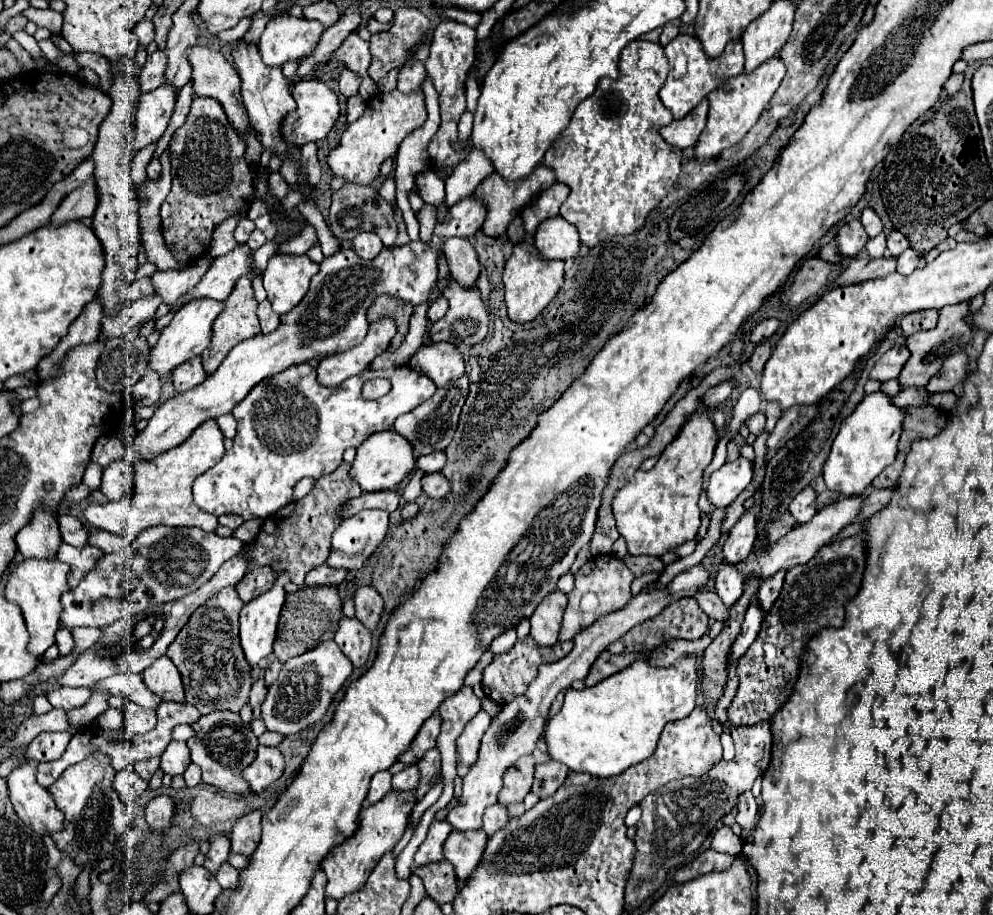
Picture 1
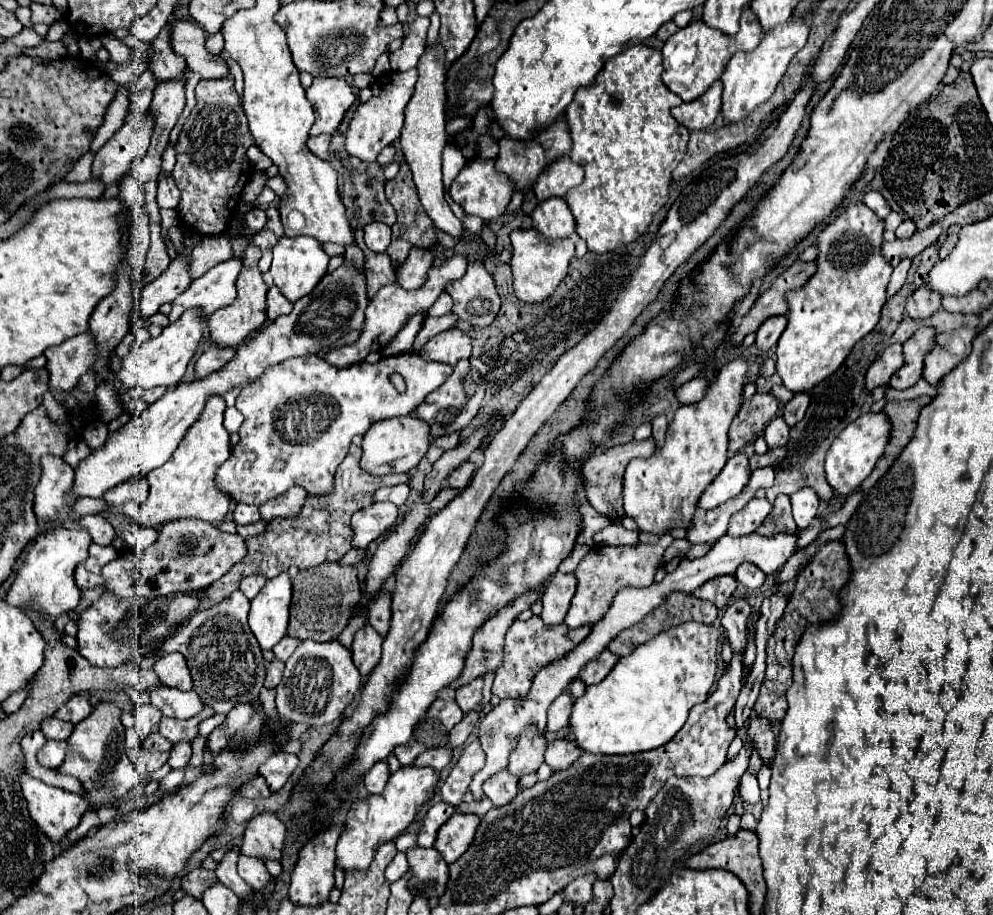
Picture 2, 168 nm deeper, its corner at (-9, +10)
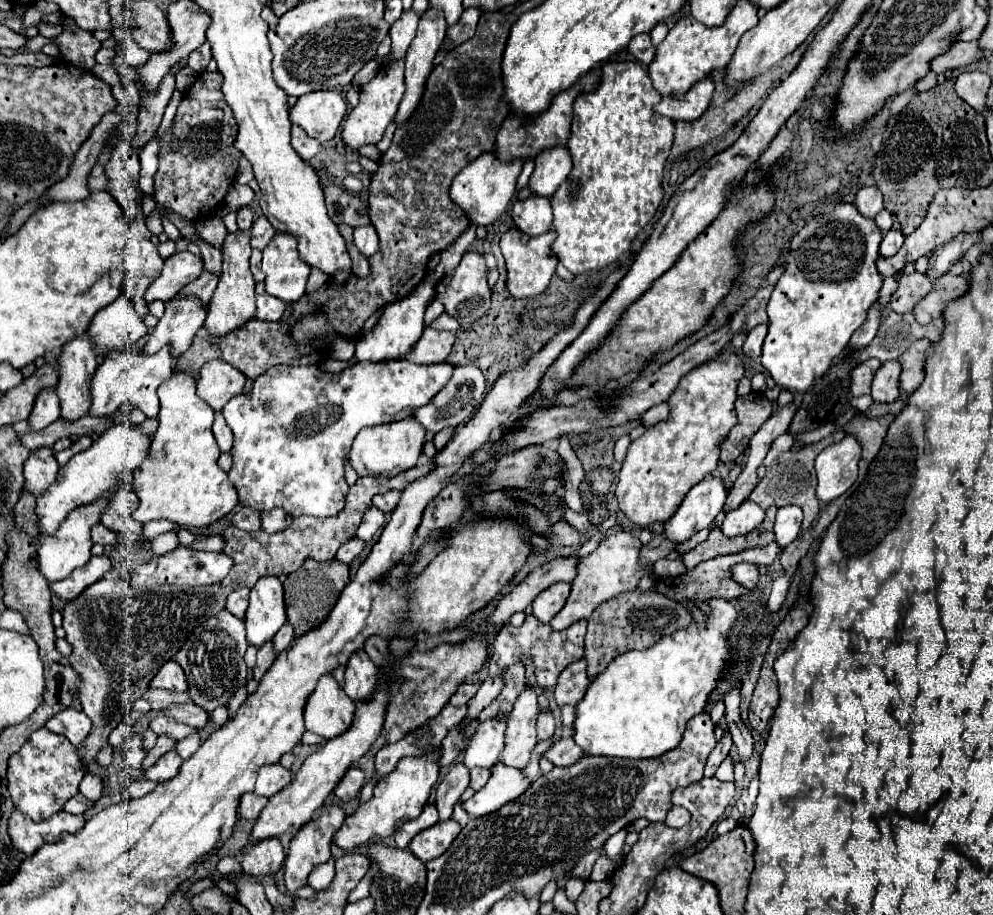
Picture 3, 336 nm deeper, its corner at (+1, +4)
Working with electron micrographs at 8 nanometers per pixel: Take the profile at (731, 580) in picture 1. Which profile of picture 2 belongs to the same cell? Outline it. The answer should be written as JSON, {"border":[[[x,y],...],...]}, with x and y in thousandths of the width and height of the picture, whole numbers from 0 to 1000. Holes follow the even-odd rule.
{"border":[[[751,614],[751,616],[743,619],[741,632],[743,632],[743,636],[745,636],[747,640],[751,640],[753,645],[761,645],[761,643],[765,643],[765,640],[769,638],[771,627],[769,627],[767,623],[763,623],[763,619]]]}

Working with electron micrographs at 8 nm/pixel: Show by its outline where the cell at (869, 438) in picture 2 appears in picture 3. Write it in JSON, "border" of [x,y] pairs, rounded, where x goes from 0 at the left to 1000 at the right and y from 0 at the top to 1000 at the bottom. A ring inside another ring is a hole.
{"border":[[[850,477],[846,483],[830,490],[822,501],[824,533],[822,542],[834,551],[848,542],[864,522],[864,505],[868,498],[866,483],[862,477]]]}

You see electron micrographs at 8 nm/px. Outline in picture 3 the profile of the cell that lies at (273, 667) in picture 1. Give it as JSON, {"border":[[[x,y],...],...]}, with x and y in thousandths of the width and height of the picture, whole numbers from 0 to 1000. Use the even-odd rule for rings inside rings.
{"border":[[[286,682],[286,686],[282,686],[282,691],[278,691],[278,695],[274,697],[274,704],[276,704],[276,713],[282,715],[286,713],[296,699],[296,691],[294,691],[294,684],[292,682]]]}

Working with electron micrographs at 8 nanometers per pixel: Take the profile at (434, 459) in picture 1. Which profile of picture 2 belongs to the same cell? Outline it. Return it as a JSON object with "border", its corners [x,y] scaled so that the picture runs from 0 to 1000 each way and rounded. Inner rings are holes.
{"border":[[[463,472],[449,474],[449,477],[443,477],[443,479],[439,479],[439,481],[437,481],[437,485],[439,485],[439,487],[443,487],[445,492],[453,492],[453,490],[461,487],[461,483],[463,483]]]}

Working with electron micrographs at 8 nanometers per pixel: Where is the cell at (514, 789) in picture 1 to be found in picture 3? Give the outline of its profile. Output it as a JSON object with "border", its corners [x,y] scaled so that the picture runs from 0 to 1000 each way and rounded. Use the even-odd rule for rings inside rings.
{"border":[[[530,752],[514,778],[510,796],[510,815],[504,824],[504,833],[510,837],[528,842],[540,817],[540,785],[542,767],[538,754]]]}

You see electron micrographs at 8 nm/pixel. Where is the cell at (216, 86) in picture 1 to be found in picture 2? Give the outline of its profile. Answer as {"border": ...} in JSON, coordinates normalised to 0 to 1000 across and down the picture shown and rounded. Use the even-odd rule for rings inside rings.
{"border":[[[177,20],[171,24],[171,44],[175,50],[175,57],[187,63],[187,70],[191,77],[199,79],[203,85],[228,85],[230,74],[222,61],[213,61],[205,46],[207,37],[205,33],[191,22]]]}

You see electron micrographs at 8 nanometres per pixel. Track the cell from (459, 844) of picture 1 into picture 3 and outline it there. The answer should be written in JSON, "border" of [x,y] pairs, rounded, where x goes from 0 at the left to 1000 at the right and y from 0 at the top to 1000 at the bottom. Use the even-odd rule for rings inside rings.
{"border":[[[453,894],[453,896],[437,901],[435,905],[429,905],[421,914],[417,914],[411,929],[429,944],[429,942],[441,938],[443,933],[447,933],[461,911],[463,911],[463,901]]]}

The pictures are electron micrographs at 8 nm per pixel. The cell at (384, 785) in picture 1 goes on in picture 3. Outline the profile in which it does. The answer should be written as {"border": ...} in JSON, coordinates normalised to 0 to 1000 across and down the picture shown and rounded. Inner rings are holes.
{"border":[[[352,839],[352,844],[346,846],[346,850],[342,852],[342,857],[336,861],[336,868],[344,874],[344,877],[352,877],[359,874],[365,859],[367,859],[369,850],[367,844],[363,839]]]}

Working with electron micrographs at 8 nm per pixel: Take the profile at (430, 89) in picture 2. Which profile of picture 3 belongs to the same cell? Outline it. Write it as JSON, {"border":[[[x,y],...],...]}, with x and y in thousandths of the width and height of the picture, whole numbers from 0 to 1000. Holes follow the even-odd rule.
{"border":[[[431,9],[425,17],[423,17],[423,26],[421,26],[421,35],[419,35],[419,42],[415,44],[411,57],[409,57],[409,101],[407,101],[407,107],[401,116],[401,122],[399,122],[399,129],[397,129],[397,136],[403,138],[407,133],[411,133],[411,129],[419,122],[423,109],[425,109],[425,103],[427,103],[427,96],[429,96],[429,87],[437,74],[437,63],[443,55],[443,48],[447,46],[447,39],[449,39],[449,24],[447,24],[447,15],[443,11],[437,11],[437,9]]]}

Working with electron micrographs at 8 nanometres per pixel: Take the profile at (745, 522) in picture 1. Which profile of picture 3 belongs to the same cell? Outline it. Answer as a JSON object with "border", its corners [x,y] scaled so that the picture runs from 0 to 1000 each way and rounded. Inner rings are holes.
{"border":[[[751,546],[749,551],[745,551],[745,555],[735,557],[731,562],[725,579],[733,588],[749,586],[757,581],[761,575],[765,575],[767,568],[769,568],[769,557],[763,551],[757,551],[755,546]]]}

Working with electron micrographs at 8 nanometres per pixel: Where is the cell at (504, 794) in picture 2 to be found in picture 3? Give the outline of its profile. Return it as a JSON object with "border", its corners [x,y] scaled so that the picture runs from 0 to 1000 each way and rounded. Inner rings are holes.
{"border":[[[479,839],[479,842],[473,842],[473,861],[477,863],[483,863],[493,850],[493,842],[487,842],[487,839]]]}

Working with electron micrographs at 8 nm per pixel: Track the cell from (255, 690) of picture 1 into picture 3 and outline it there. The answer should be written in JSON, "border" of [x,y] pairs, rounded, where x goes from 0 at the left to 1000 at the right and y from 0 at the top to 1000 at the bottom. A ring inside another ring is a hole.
{"border":[[[274,702],[266,704],[260,708],[260,721],[258,721],[258,730],[256,730],[256,743],[262,745],[264,739],[270,734],[270,730],[274,728],[278,715],[274,713]]]}

